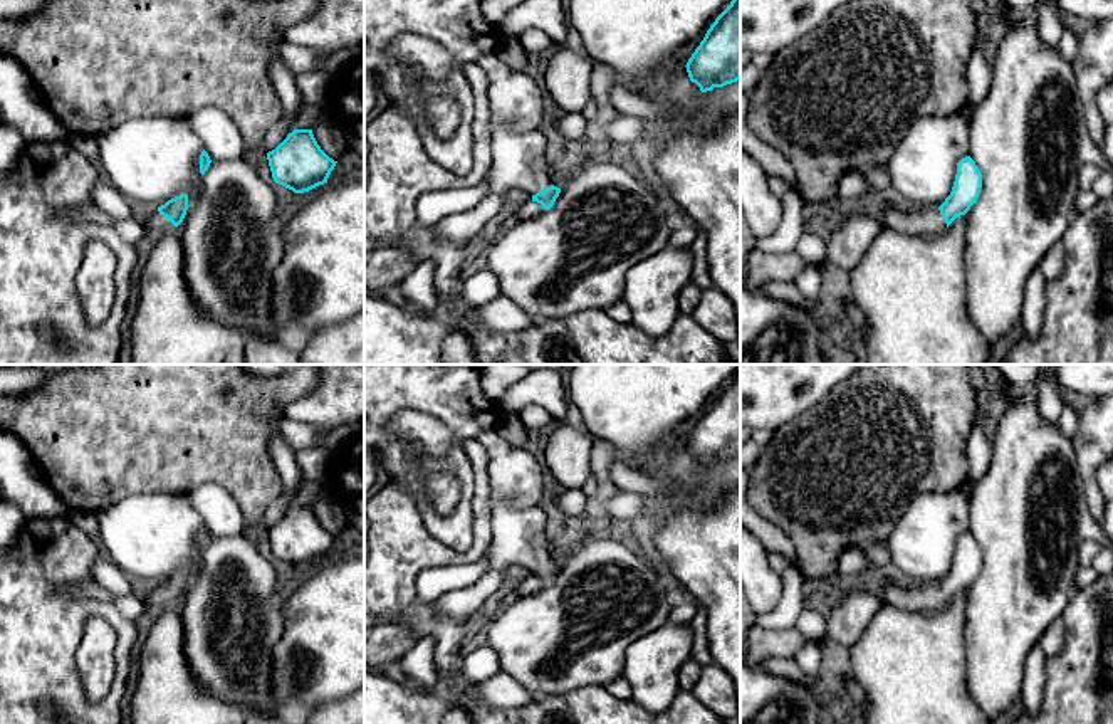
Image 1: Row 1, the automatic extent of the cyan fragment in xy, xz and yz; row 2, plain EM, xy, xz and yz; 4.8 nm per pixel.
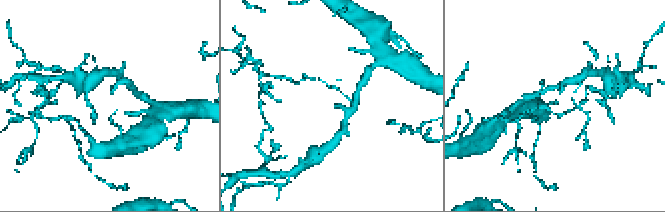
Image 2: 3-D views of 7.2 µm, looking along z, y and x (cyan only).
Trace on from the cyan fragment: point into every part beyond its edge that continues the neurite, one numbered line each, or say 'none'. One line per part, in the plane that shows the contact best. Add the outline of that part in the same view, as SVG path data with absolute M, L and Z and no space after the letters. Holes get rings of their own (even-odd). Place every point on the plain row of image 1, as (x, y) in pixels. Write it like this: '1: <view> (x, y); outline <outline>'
1: yz (920, 597); outline M881 573L885 603L910 613L933 613L947 605L938 583L913 583L900 588L888 573Z

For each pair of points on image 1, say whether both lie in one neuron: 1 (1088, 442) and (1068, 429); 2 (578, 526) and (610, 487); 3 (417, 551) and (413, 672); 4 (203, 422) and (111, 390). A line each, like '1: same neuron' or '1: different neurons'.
1: different neurons
2: same neuron
3: different neurons
4: same neuron

